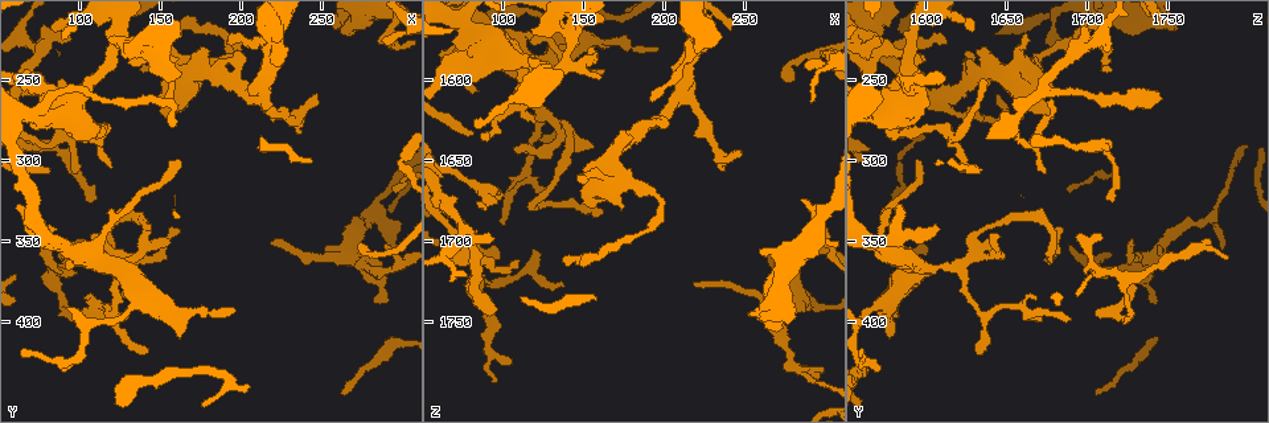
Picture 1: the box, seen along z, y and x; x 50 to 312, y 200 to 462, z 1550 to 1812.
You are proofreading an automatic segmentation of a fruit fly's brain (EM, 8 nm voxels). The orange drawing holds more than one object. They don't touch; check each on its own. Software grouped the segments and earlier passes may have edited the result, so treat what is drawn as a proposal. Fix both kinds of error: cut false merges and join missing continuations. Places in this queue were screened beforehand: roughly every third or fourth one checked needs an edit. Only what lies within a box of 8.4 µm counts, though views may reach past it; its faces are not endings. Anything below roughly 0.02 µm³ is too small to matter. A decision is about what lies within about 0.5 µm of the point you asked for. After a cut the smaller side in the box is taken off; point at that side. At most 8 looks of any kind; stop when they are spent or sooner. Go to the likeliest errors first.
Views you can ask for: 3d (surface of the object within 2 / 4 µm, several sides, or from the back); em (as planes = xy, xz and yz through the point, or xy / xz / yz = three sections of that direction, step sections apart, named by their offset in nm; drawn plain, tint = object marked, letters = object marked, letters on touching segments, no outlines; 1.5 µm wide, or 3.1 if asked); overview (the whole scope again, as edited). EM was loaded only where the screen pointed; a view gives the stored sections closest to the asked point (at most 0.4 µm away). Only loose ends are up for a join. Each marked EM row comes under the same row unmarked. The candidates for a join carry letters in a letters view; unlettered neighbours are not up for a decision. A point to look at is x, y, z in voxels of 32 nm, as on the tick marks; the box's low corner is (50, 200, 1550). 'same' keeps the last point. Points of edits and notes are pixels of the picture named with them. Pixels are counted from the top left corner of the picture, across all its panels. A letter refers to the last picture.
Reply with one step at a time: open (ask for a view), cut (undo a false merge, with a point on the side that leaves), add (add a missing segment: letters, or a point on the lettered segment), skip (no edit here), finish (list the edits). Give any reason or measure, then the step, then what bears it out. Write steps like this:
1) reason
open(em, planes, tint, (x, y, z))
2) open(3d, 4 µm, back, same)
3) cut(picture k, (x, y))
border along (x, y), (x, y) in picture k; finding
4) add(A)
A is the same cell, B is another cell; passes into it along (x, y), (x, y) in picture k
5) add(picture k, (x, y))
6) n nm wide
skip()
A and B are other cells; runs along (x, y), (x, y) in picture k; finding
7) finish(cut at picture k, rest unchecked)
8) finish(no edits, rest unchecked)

branch stops here
open(em, planes, letters, (160, 408, 1578))

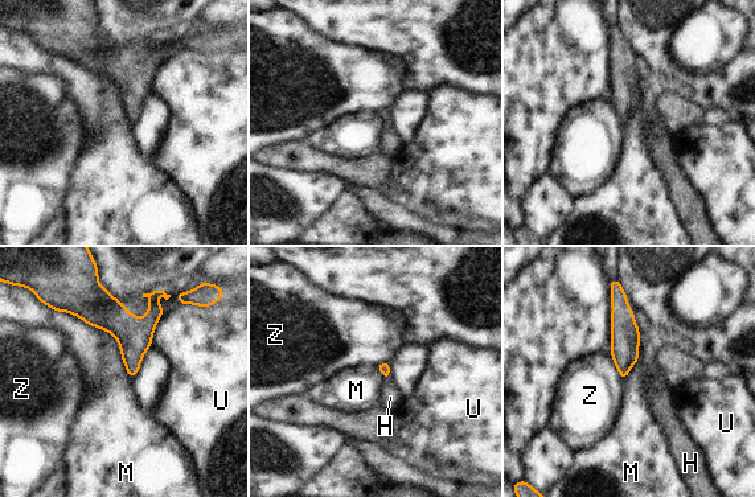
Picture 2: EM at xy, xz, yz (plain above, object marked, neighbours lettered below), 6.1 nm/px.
add(H)
H is the same cell, M, U and Z are other cells; passes into it along (384, 368), (386, 378), (390, 397) in picture 2; the neuron continues

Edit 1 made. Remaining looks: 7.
open(overview)

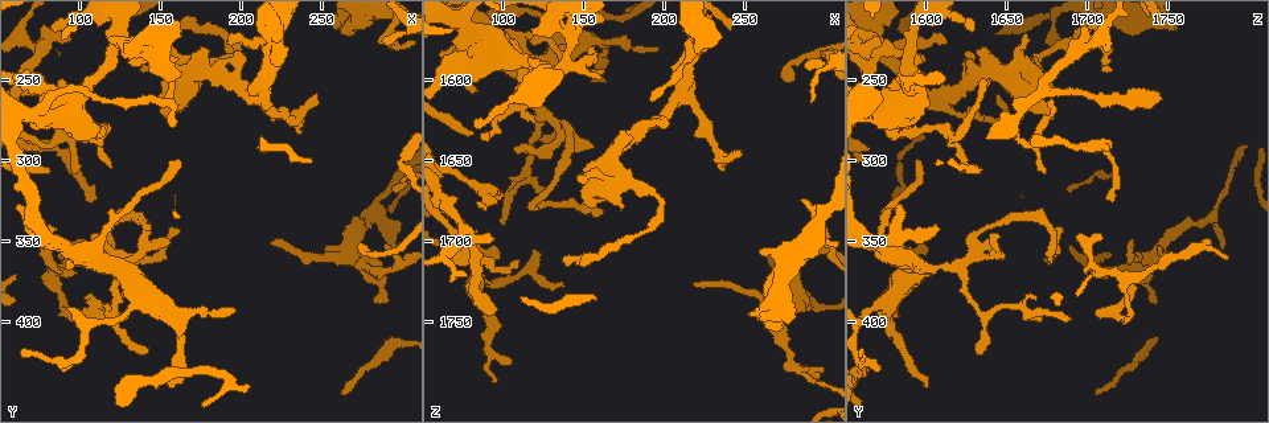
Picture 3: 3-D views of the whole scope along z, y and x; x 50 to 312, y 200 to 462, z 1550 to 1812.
free end
open(em, yz, step 8, tint, (156, 274, 1678))

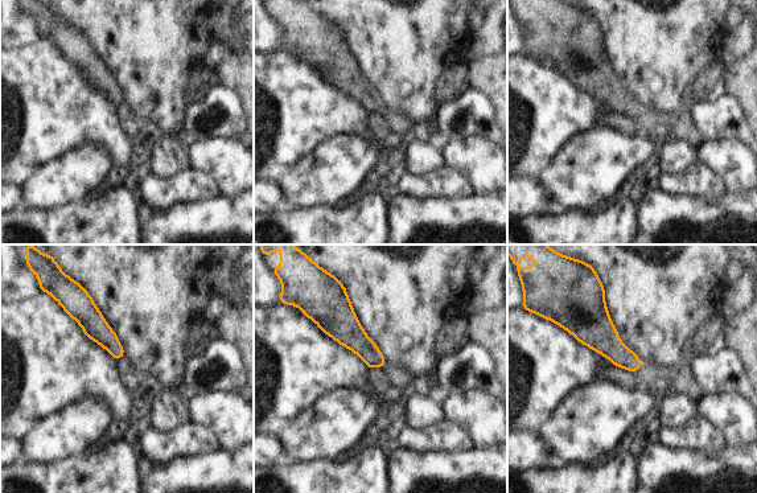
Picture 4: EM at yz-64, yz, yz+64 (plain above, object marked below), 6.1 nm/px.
open(em, planes, letters, same)

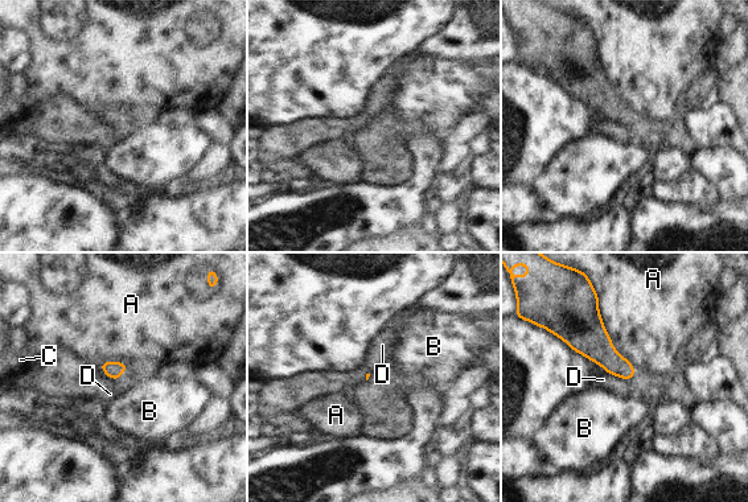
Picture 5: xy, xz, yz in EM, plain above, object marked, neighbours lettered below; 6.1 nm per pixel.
skip()
A, B, C and D are other cells; border along (601, 366), (608, 373), (621, 378) in picture 5; no lettered segment goes on from it

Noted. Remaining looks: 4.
open(em, planes, letters, (286, 388, 1742))

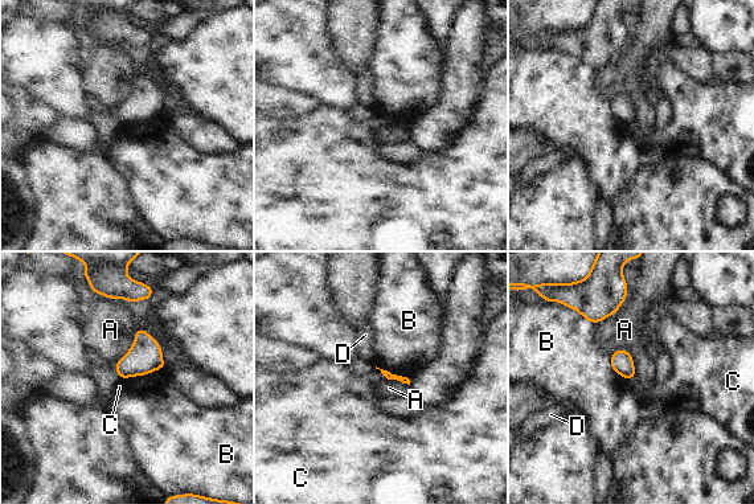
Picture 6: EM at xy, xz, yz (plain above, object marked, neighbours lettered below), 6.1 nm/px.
skip()
A, B, C and D are other cells; border along (615, 349), (630, 355), (635, 376) in picture 6; no lettered segment goes on from it

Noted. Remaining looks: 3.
finish(add at picture 2, rest unchecked)

